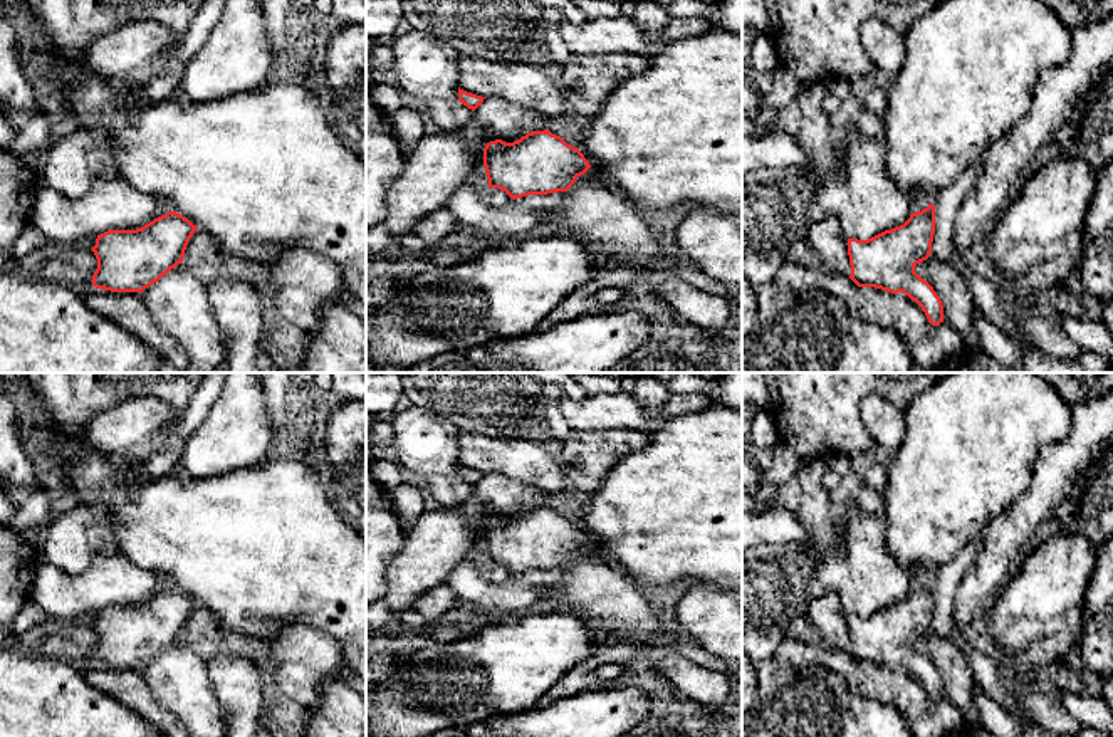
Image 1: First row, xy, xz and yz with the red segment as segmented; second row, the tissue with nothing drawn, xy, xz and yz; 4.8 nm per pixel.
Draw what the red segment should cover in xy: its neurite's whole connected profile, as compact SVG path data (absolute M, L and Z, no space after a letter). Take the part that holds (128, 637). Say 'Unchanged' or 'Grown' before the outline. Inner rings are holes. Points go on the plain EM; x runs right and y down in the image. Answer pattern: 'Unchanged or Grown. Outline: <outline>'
Unchanged. Outline: M168 588L136 606L109 606L96 614L92 661L111 668L143 668L183 638L198 603Z

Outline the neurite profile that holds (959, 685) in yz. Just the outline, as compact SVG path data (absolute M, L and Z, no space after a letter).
M932 631L915 641L915 648L927 656L943 682L943 697L957 708L964 722L980 725L975 708L975 688L979 687L964 653L945 638Z

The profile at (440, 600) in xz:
M438 584L428 589L415 603L415 609L428 621L436 621L458 606L457 596L448 584Z

